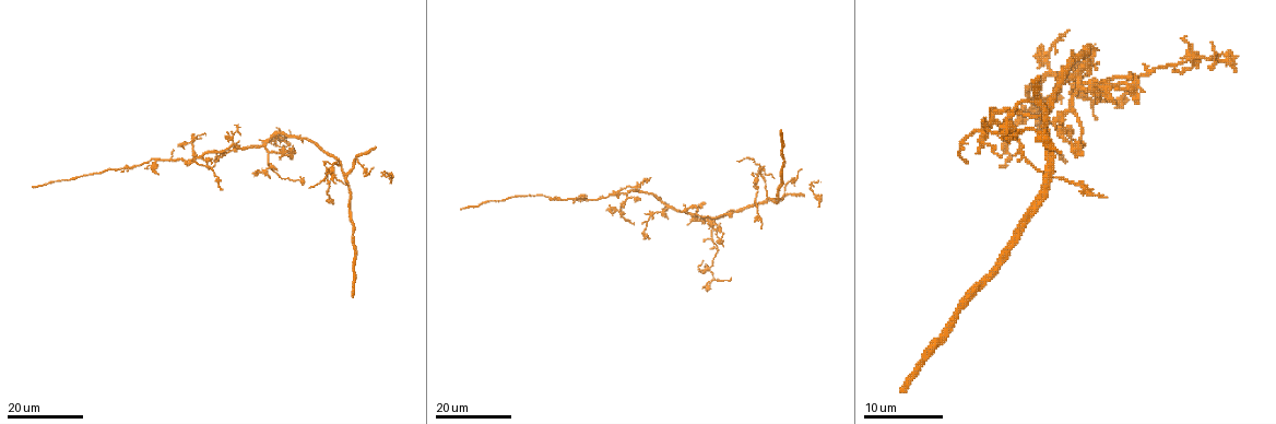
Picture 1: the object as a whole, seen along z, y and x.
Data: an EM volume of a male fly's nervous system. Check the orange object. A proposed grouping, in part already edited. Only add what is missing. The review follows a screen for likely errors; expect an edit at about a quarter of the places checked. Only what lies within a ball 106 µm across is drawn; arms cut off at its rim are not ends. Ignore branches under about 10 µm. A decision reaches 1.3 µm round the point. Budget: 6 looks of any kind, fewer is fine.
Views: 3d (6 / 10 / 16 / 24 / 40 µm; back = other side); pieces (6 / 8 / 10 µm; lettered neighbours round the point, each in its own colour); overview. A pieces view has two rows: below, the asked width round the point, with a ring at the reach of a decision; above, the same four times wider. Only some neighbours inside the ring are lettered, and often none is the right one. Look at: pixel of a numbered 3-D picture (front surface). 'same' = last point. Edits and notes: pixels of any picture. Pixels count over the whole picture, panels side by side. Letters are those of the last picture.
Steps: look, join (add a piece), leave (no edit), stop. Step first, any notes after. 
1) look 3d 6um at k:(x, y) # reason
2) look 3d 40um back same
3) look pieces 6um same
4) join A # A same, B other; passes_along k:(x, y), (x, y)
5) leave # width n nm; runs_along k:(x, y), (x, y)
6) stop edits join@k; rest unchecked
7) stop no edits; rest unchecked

look 3d 24um at 1:(679, 211) # an open end

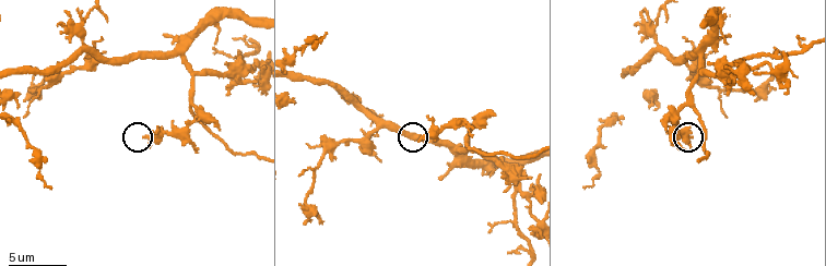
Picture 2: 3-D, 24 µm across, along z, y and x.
look pieces 6um at 2:(420, 141)

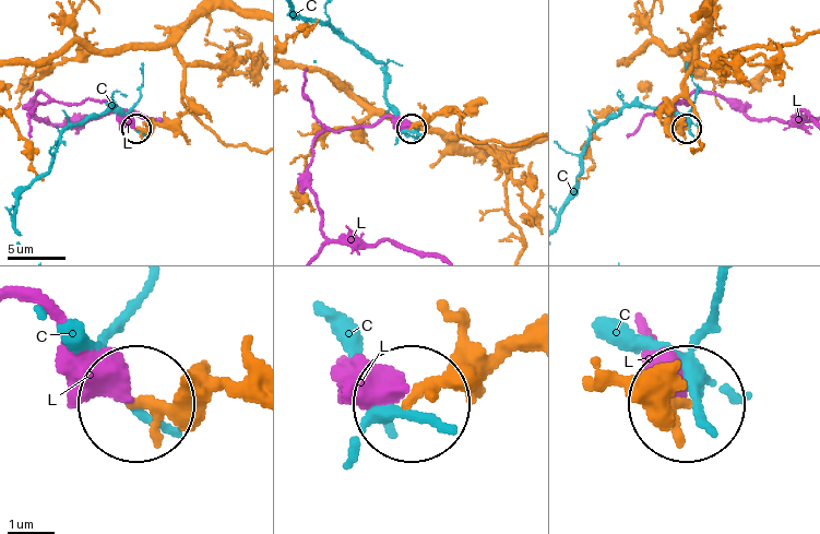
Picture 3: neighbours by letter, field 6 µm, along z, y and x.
leave # width 270 nm; C other, L other; runs_along 3:(236, 382), (134, 405); none of them fits

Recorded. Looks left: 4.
look 3d 16um at 1:(1084, 154) # end of a long branch

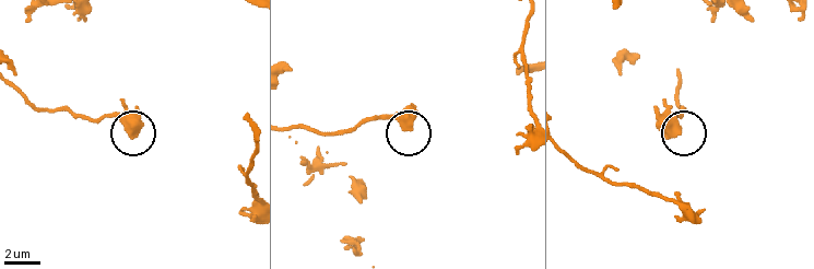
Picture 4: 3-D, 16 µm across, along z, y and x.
look pieces 8um at 4:(677, 134)

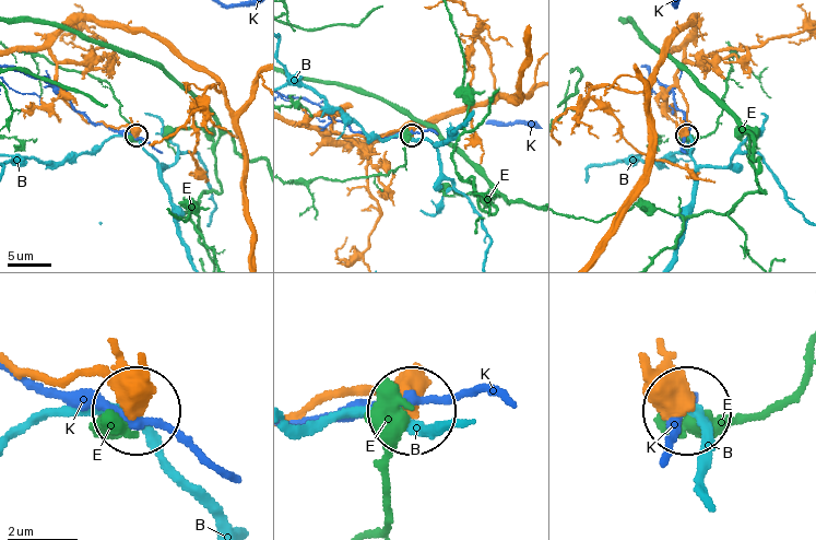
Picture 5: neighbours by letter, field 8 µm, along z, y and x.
leave # B other, E other, K other; no lettered piece goes on from it

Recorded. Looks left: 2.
look 3d 24um at 1:(900, 392) # an open end

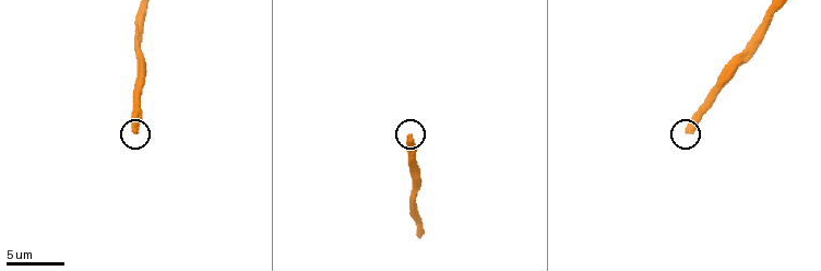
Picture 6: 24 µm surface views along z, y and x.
look pieces 10um at 6:(409, 136) # see the neighbours

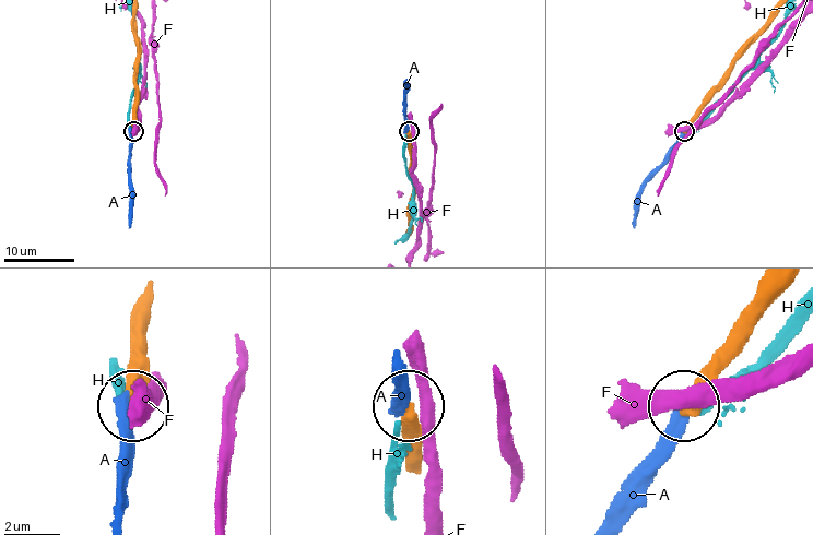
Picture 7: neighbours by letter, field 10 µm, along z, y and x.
leave # A other, F other, H other; no lettered piece goes on from it

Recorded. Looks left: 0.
stop no edits; rest unchecked

